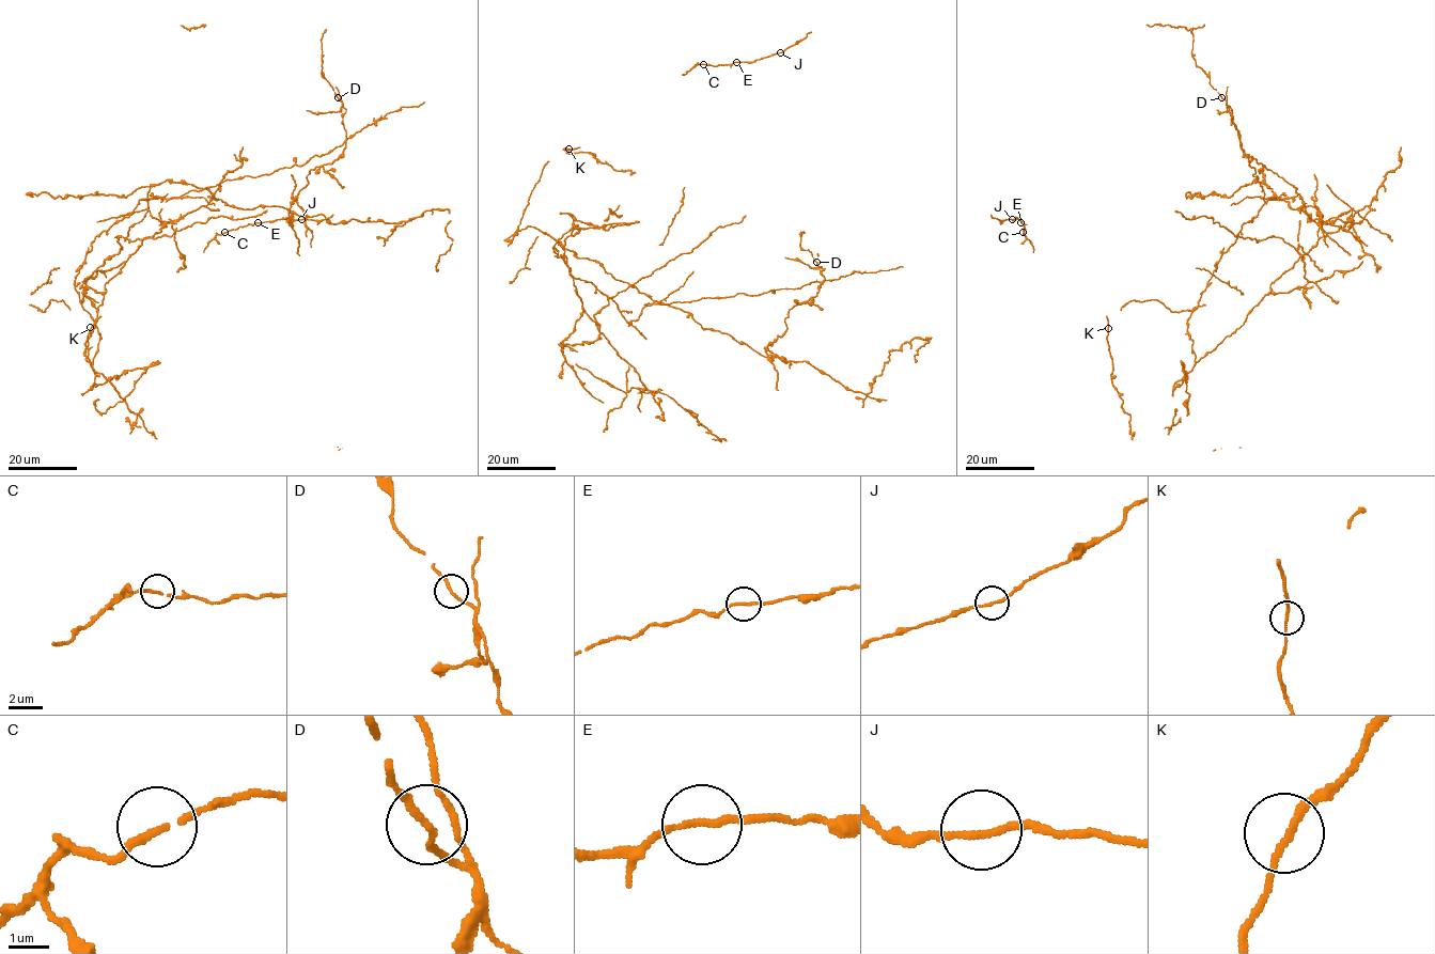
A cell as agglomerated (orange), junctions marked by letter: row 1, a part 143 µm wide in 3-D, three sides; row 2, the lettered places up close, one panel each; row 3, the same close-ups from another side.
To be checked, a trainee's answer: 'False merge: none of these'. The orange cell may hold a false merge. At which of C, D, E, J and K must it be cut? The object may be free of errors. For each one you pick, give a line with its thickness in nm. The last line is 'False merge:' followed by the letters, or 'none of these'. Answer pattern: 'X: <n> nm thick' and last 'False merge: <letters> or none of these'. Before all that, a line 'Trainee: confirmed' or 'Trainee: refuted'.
Trainee: refuted
D: 150 nm thick
False merge: D

